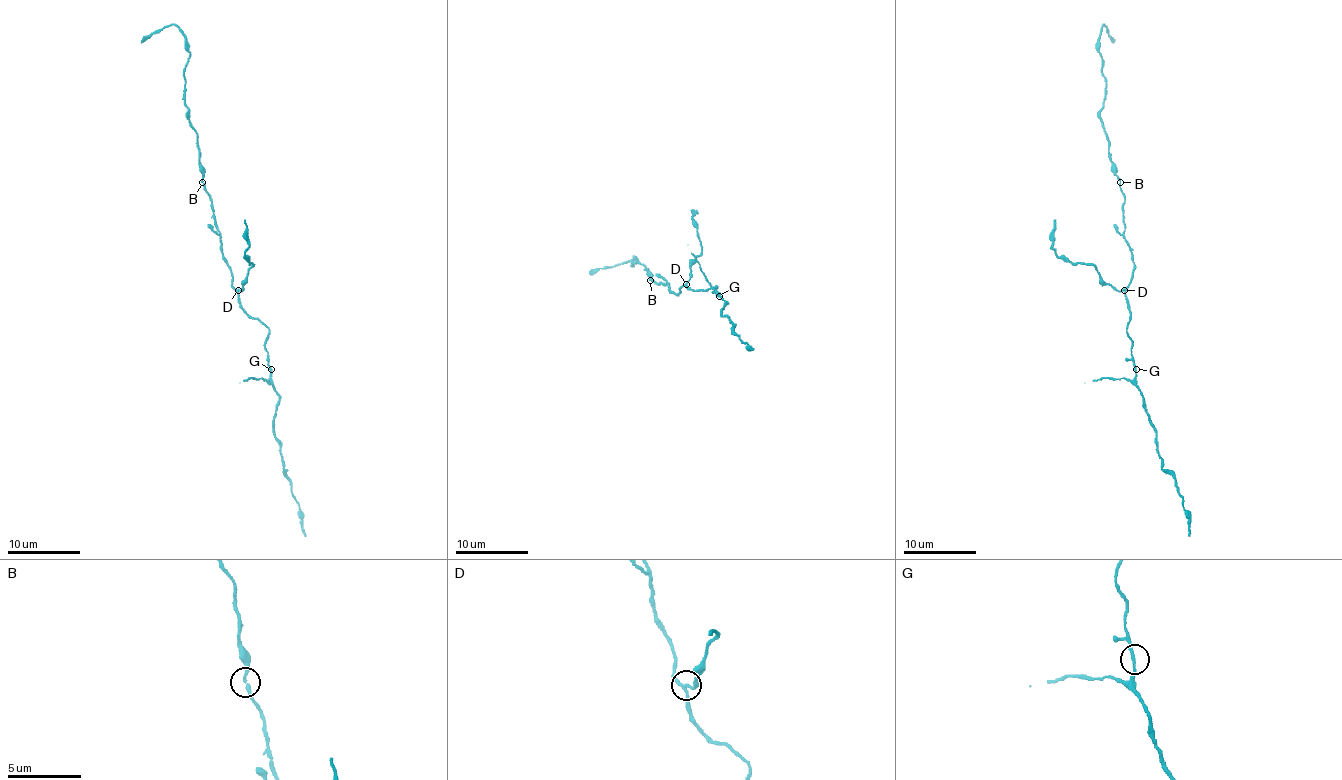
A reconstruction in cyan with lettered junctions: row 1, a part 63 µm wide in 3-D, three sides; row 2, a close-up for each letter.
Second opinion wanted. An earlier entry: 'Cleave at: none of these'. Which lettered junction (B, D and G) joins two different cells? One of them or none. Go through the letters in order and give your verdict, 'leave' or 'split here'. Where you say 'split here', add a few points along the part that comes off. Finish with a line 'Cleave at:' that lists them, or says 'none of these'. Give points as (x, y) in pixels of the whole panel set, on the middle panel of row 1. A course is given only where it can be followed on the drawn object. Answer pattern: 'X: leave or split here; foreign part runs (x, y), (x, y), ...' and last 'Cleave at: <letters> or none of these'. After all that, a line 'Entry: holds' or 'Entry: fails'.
B: leave
D: split here; foreign part runs (686, 283), (690, 265), (701, 254), (692, 218), (697, 212), (692, 216)
G: leave
Cleave at: D
Entry: fails

